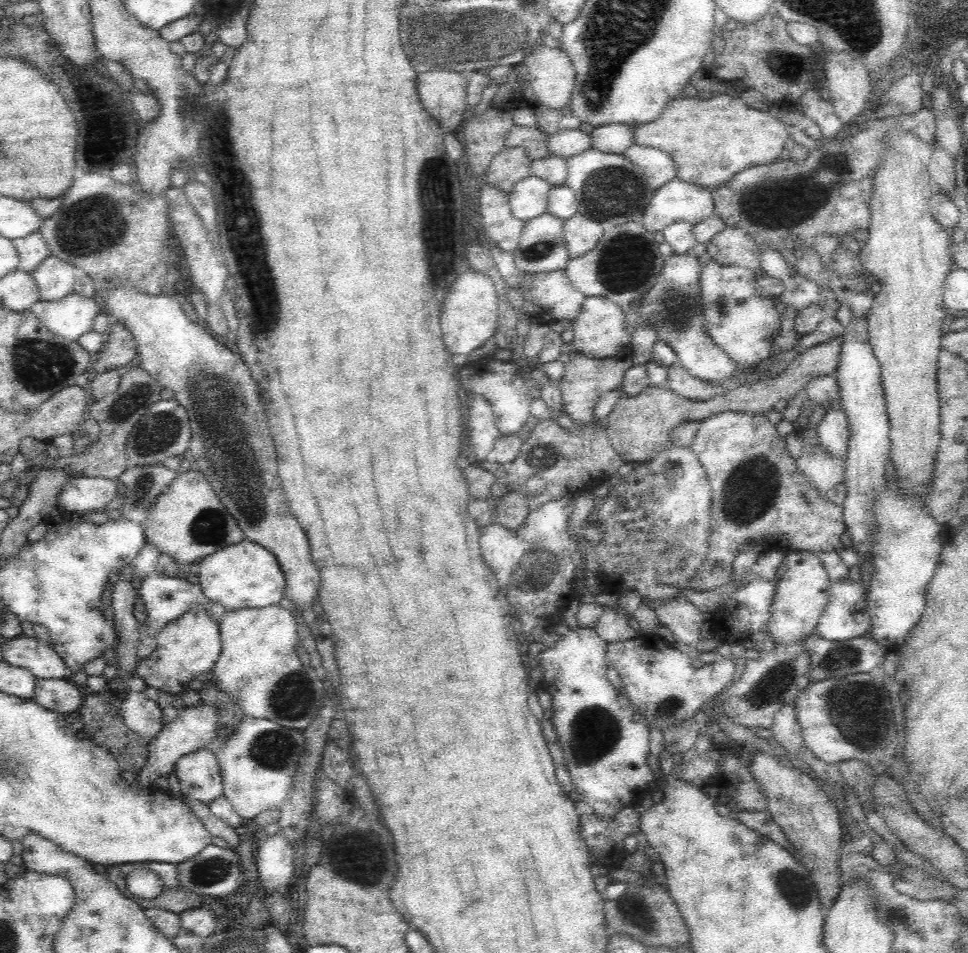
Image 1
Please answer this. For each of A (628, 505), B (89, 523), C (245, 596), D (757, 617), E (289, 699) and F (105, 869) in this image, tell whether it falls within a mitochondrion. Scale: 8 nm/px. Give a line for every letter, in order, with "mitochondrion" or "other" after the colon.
A: mitochondrion
B: other
C: other
D: other
E: mitochondrion
F: other

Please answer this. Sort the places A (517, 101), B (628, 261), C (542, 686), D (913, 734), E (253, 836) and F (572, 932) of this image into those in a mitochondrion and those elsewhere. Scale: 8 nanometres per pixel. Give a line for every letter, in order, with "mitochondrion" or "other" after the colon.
A: other
B: mitochondrion
C: other
D: other
E: other
F: other

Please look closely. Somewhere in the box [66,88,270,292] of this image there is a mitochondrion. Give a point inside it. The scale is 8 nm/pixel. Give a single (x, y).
(188, 104)

